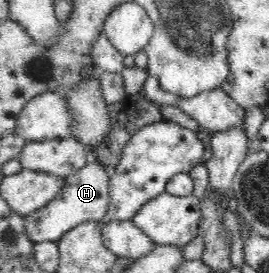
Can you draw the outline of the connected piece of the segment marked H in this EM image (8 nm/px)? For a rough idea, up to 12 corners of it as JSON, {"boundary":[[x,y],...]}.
{"boundary":[[90,157],[49,204],[24,218],[35,243],[57,242],[107,212],[110,179]]}

